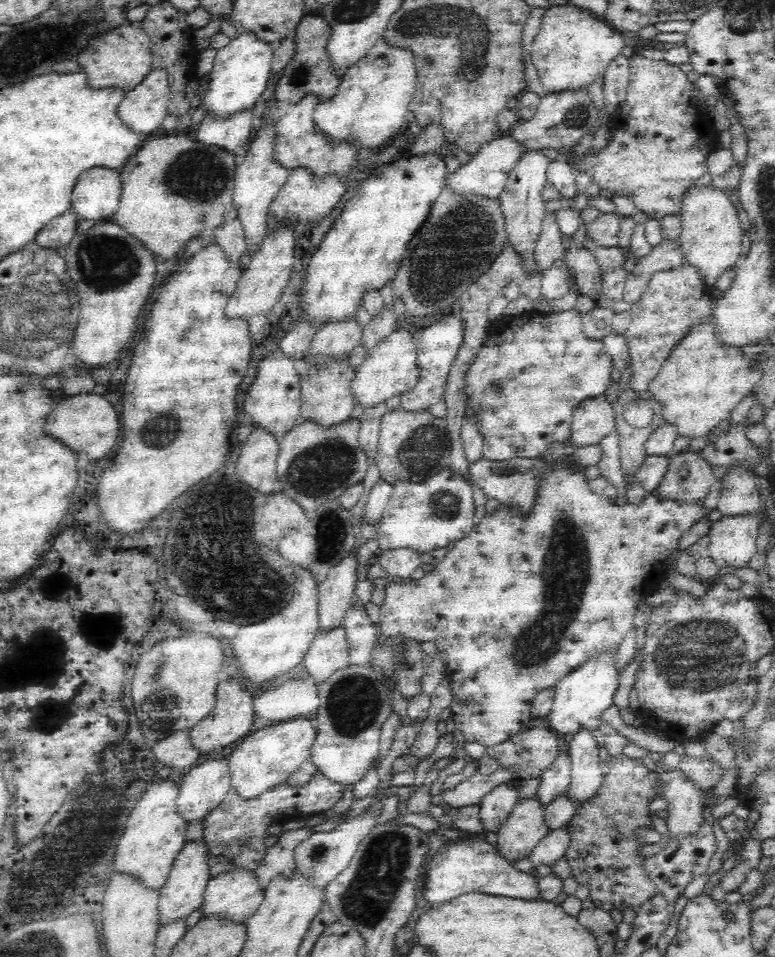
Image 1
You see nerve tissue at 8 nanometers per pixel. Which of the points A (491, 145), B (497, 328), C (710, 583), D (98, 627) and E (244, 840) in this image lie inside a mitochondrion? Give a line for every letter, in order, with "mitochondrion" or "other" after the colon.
A: other
B: other
C: other
D: other
E: mitochondrion

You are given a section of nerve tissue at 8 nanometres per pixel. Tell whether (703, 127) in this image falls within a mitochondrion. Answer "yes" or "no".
no

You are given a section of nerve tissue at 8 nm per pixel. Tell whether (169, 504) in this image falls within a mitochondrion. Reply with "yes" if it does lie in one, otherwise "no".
no

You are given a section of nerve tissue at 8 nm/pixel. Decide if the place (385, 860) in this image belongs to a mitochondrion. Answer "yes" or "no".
yes

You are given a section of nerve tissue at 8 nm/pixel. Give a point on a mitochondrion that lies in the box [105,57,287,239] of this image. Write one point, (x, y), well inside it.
(201, 175)

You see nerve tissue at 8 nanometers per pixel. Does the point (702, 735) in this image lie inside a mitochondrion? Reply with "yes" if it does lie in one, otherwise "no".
no

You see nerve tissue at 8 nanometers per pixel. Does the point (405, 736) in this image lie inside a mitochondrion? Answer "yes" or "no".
no

